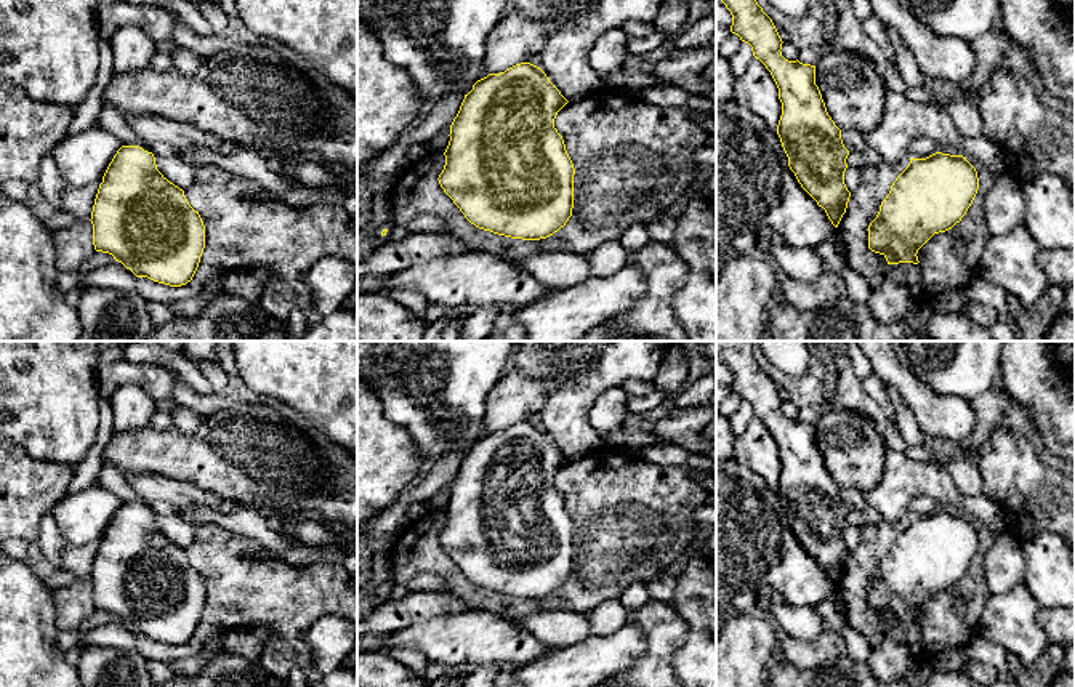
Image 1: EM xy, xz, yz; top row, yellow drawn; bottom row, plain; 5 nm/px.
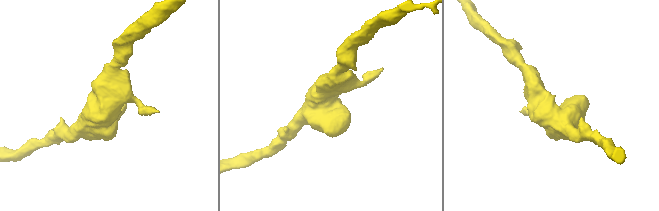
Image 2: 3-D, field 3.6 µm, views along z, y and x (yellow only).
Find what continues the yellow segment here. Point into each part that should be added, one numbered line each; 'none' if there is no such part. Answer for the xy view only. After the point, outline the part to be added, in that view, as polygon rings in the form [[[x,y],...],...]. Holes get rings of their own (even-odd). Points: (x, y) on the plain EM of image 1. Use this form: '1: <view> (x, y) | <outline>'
none

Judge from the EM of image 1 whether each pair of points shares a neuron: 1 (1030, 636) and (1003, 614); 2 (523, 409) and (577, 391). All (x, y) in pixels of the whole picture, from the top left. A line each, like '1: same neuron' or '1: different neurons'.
1: same neuron
2: different neurons

